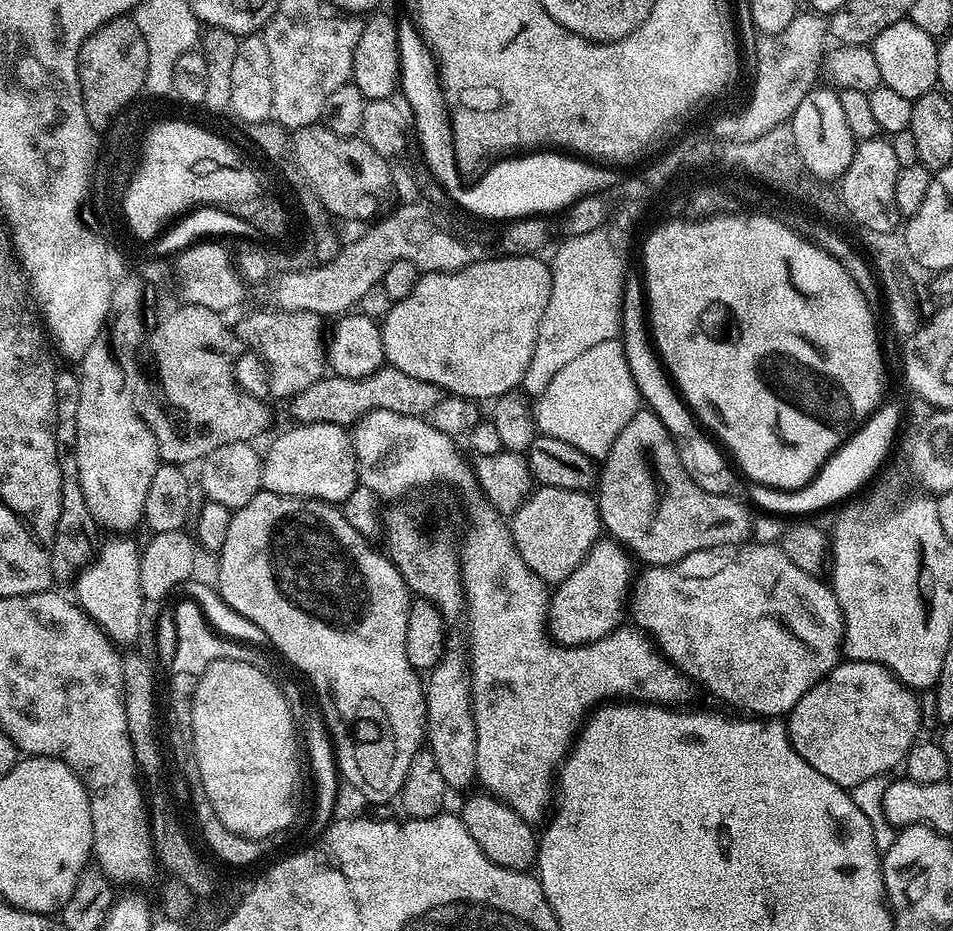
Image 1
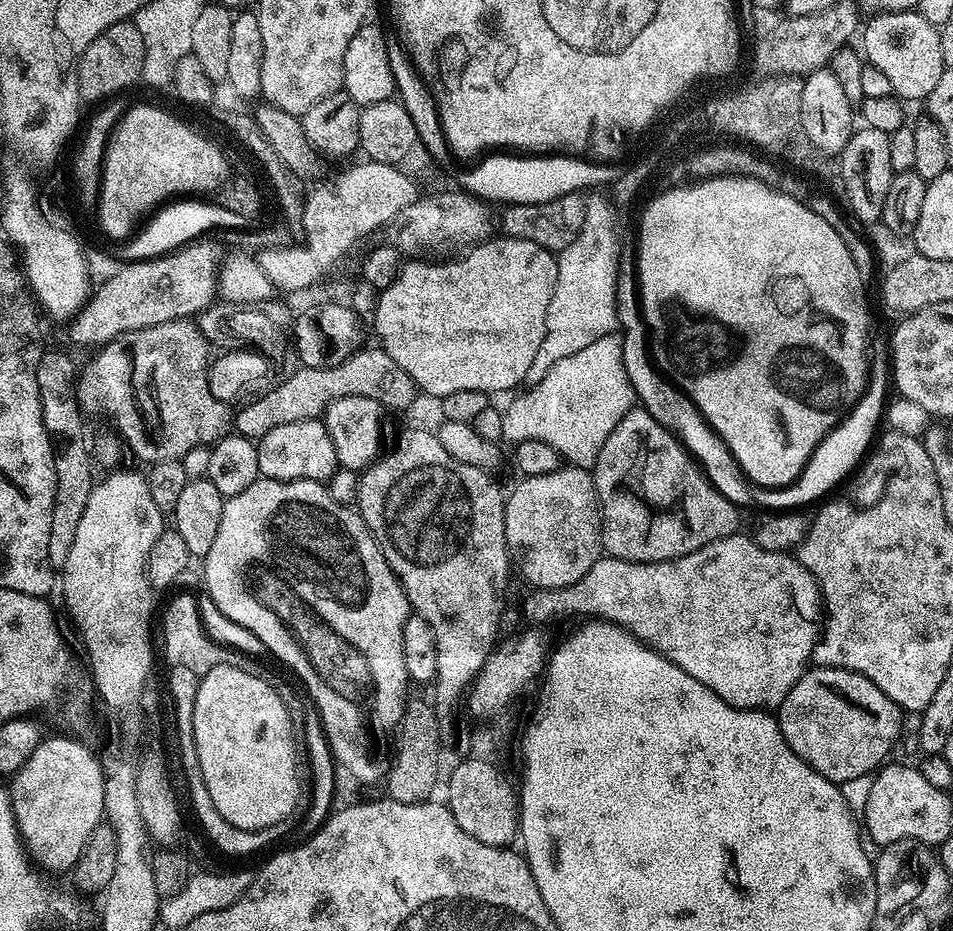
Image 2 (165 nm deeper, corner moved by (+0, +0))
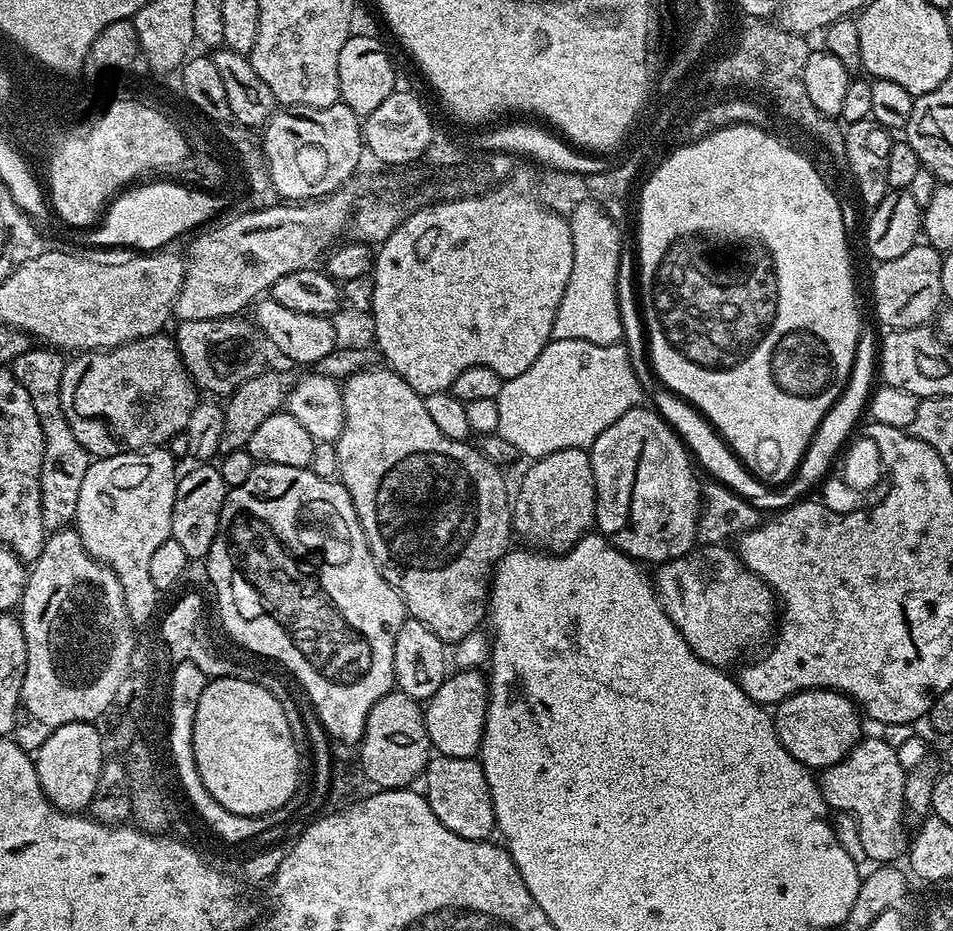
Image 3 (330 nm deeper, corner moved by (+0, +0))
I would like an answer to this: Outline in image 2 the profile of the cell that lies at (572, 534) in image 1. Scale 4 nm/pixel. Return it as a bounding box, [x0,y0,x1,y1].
[504,466,602,588]

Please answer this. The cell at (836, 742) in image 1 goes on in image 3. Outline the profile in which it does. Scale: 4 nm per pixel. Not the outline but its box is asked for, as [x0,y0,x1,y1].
[775,688,862,770]

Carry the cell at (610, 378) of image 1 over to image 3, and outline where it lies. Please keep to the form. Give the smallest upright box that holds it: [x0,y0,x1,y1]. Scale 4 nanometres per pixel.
[496,340,645,458]

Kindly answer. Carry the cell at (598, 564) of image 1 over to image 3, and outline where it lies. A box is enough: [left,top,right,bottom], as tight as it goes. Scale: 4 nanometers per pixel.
[424,669,488,757]

